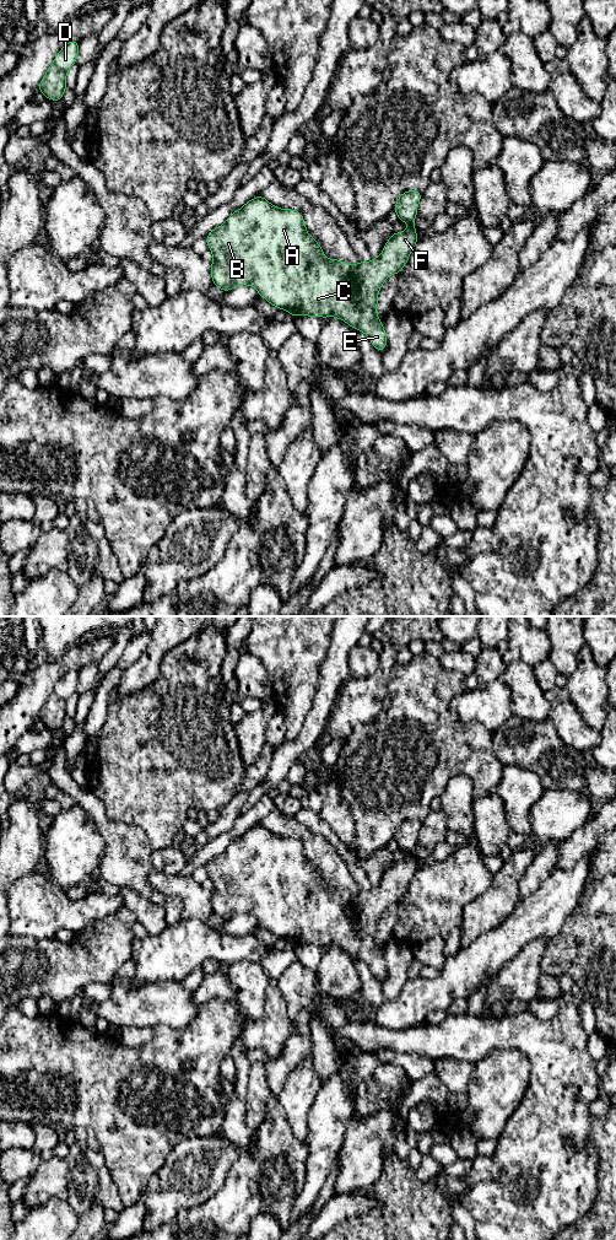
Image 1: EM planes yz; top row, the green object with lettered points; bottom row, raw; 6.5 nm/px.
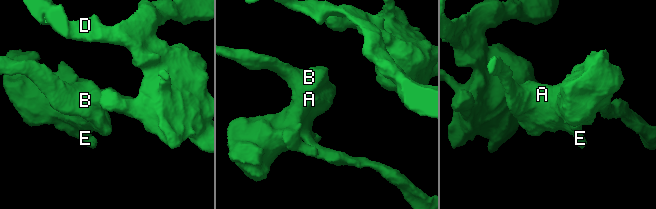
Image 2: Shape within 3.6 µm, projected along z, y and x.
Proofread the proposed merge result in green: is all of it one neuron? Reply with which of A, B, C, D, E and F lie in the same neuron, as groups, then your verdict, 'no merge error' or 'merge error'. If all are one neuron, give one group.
A B C D E F | no merge error

